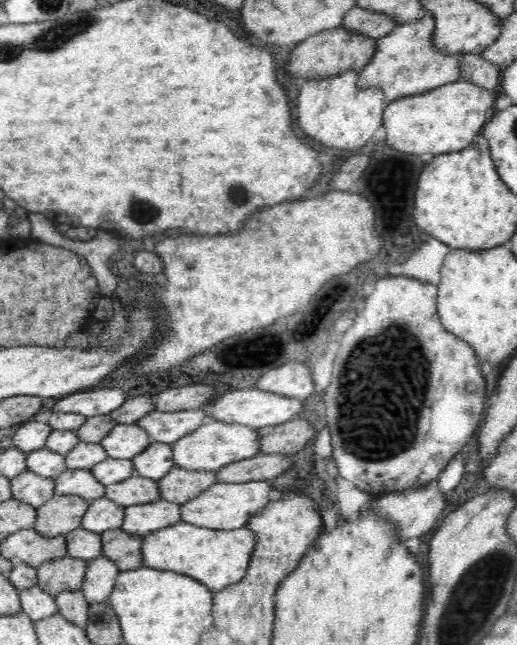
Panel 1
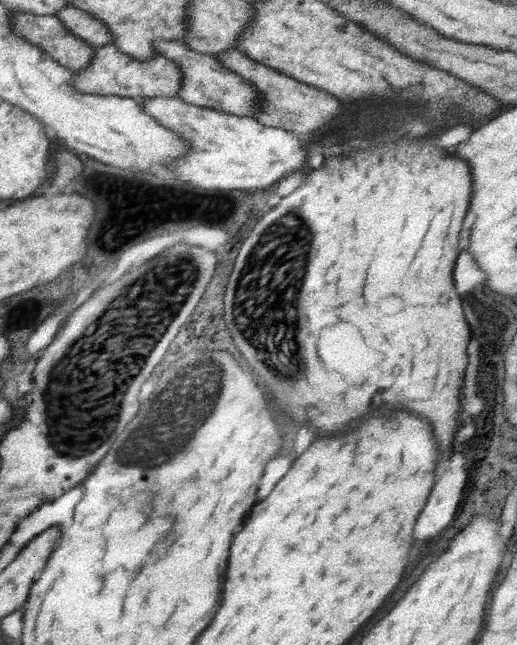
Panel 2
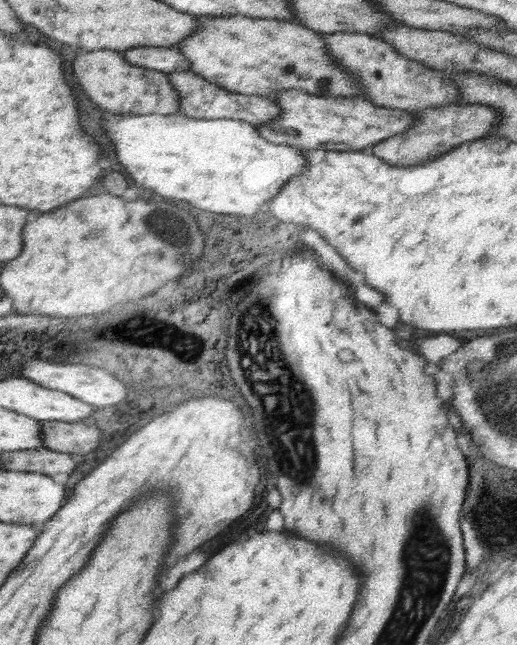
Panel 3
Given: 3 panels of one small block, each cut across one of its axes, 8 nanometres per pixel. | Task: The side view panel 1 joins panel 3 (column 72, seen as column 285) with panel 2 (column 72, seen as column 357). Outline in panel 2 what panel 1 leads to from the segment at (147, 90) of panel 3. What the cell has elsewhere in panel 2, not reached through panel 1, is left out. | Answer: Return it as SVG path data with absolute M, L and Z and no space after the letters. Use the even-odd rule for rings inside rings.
M12 9L12 27L14 33L20 37L24 37L26 41L39 46L43 51L46 51L55 61L58 61L62 66L69 68L71 71L78 72L84 70L90 60L94 58L94 46L82 38L72 34L66 25L56 15L44 14L37 15L32 12L18 11Z

